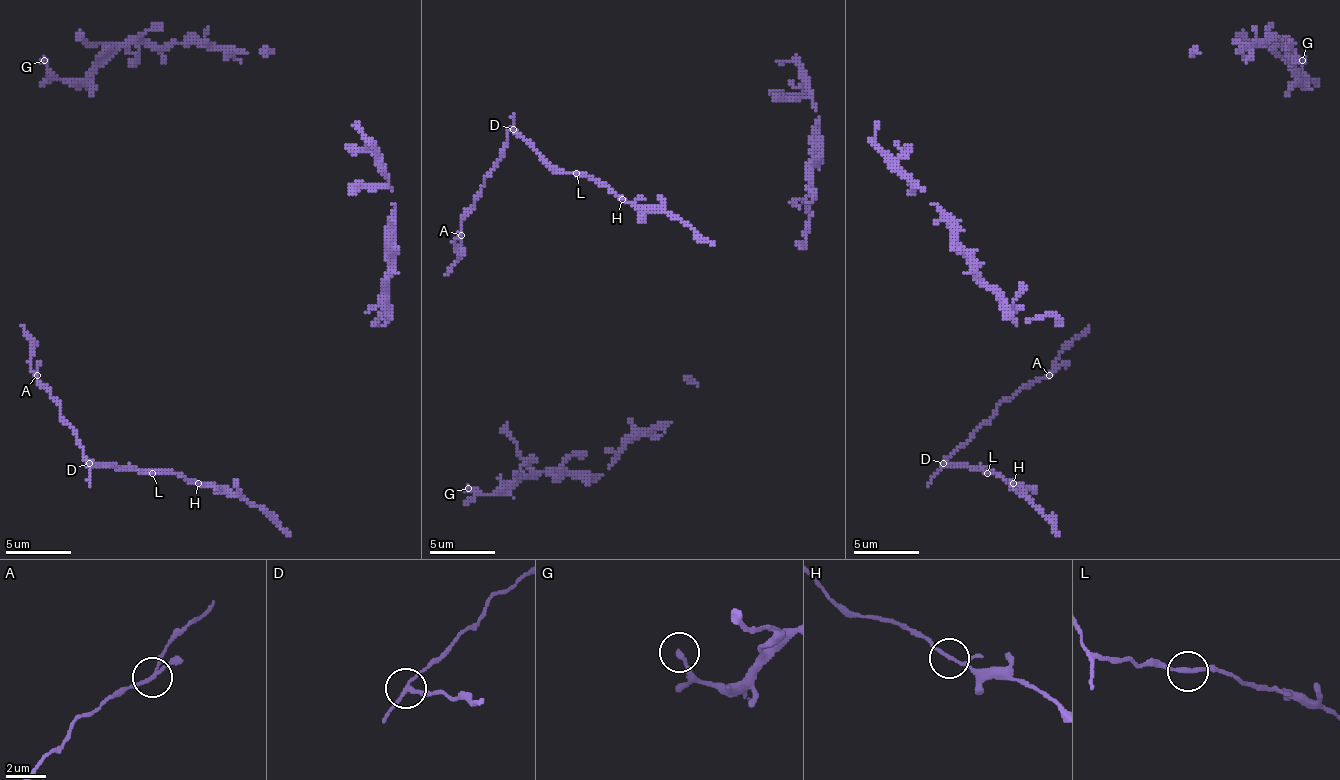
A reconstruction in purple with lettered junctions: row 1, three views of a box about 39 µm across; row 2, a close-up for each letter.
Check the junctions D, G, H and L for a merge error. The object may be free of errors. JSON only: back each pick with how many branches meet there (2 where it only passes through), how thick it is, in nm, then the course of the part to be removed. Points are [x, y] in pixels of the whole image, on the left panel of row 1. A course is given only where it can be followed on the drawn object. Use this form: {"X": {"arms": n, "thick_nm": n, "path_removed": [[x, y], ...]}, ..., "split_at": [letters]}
{"D": {"arms": 3, "thick_nm": 160, "path_removed": [[90, 463], [60, 404], [37, 381], [31, 362], [34, 339], [21, 325]]}, "split_at": ["D"]}

